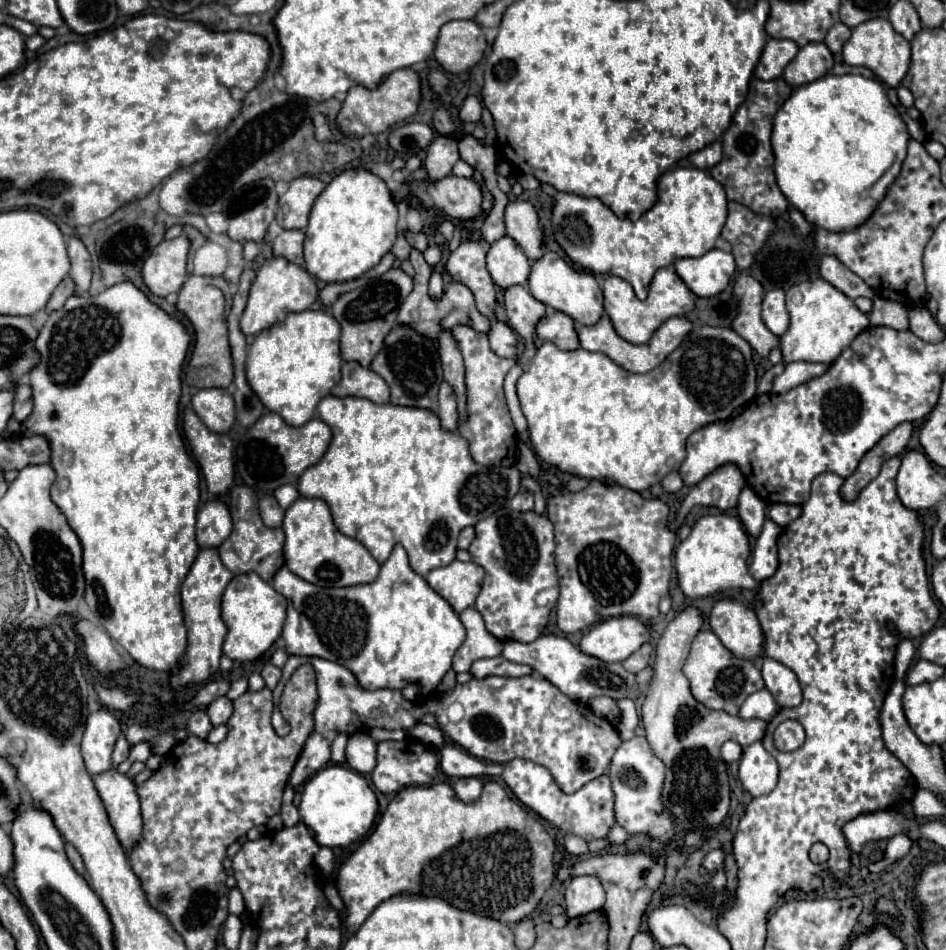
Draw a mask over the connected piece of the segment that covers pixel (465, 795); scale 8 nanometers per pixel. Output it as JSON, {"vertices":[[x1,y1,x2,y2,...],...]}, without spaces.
{"vertices":[[476,777,458,779,452,785,452,789,454,789,454,793,458,795,460,801,464,801,464,803,476,803,480,799,480,793,482,793,482,781,476,779]]}

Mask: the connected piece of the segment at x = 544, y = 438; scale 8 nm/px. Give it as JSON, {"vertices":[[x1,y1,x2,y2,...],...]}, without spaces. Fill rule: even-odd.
{"vertices":[[700,327,700,329,694,329,682,341,682,345,674,353,670,353,666,357,666,361,660,367,656,367,654,371,644,373,644,375,636,375,636,373,624,371,620,365,616,365,604,353,590,353,586,349,560,351,552,341,544,341,538,347,536,357,532,359,528,369,520,375,516,391,518,391,522,413,524,413,526,421,528,421,528,435,530,435,530,441,532,441,532,449,534,449,534,453,544,463,548,463,548,465,552,465,552,467,556,467,556,469,560,469,564,473,576,475,576,477,598,479,598,481,604,481,604,483,622,485,622,487,632,489,632,491,644,491,644,489,650,489,652,485,660,483,670,471,678,471,680,469,682,461,686,459,686,439,690,437,690,433,694,433,696,429,700,429,700,427,704,427,708,423,728,419,730,413,736,407,746,405,754,397,754,393,756,393,756,369,754,369,754,363,752,363,752,349,750,349,750,345,736,331,722,329,722,327]]}

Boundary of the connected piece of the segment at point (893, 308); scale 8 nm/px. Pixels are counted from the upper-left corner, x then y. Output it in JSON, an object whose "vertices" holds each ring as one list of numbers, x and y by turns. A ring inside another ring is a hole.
{"vertices":[[874,297,874,309,870,313,880,313,880,325,892,327,892,329,908,329,908,309,904,303,890,301,884,297]]}

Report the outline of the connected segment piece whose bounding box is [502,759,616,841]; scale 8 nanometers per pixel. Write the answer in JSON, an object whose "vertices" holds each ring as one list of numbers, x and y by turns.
{"vertices":[[514,759,504,765,502,773,506,785,512,789,512,793,528,805,532,811,536,811,540,817,544,817,548,823,552,823,556,829,562,833,578,835,584,841,608,837,610,829,616,825,614,817,614,791,612,791,612,781,610,775,602,775,590,783,586,783,582,789,578,789,572,795,562,793,558,789,554,777,550,771,538,763,532,763,528,759]]}

